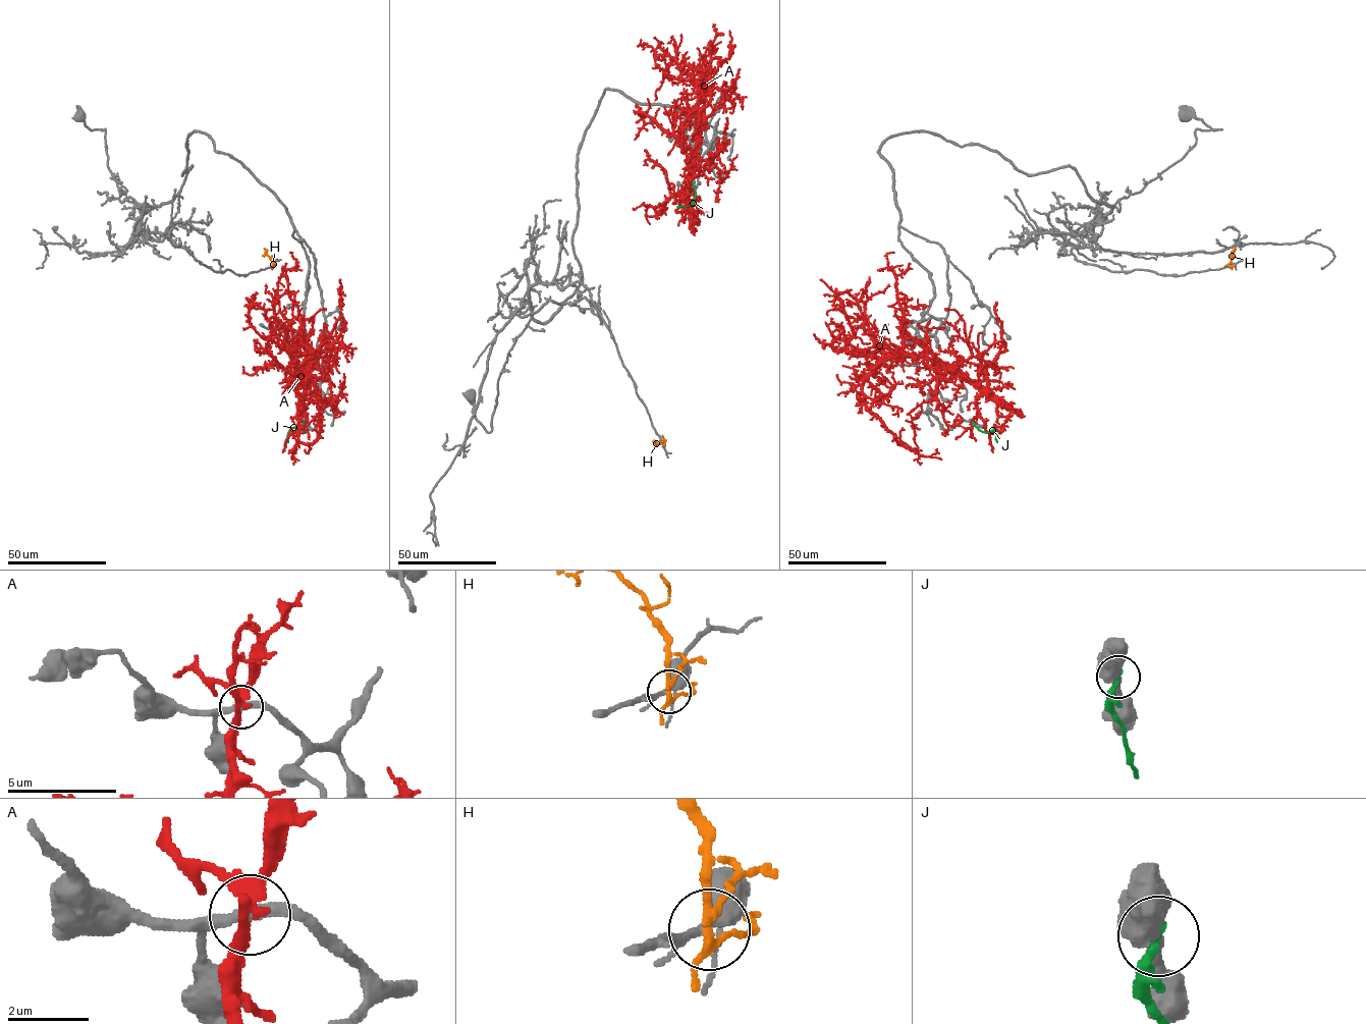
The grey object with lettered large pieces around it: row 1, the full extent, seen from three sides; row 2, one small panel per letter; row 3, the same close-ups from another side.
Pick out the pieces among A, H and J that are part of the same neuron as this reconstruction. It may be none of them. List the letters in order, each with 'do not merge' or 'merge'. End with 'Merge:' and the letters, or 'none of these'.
A: do not merge
H: do not merge
J: do not merge
Merge: none of these

